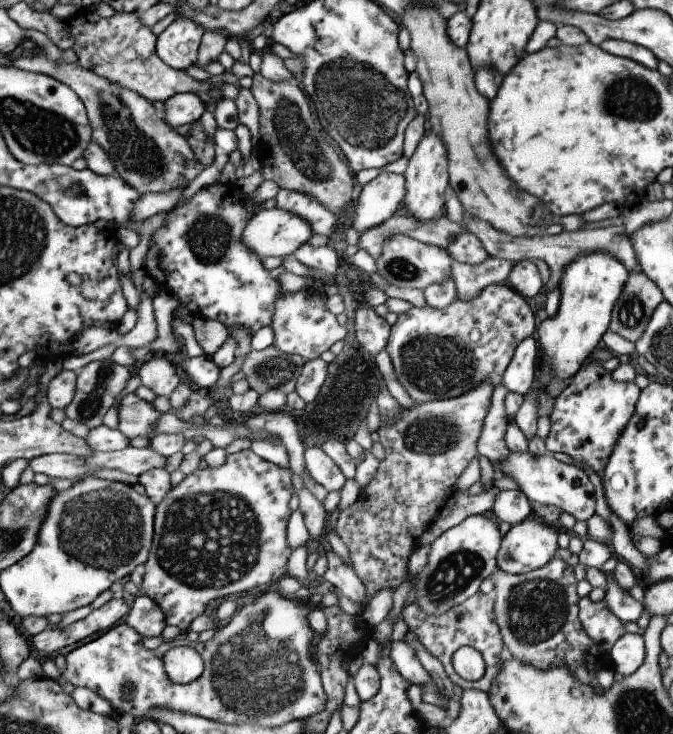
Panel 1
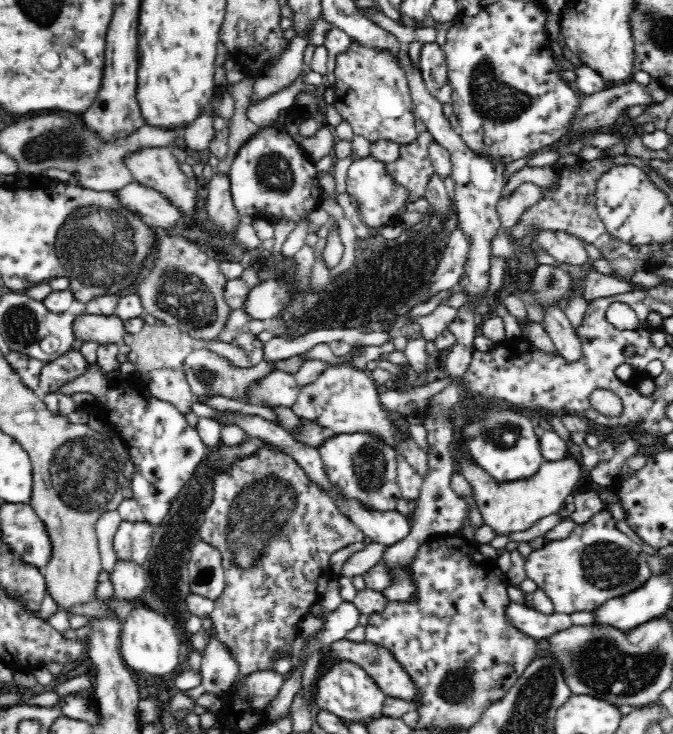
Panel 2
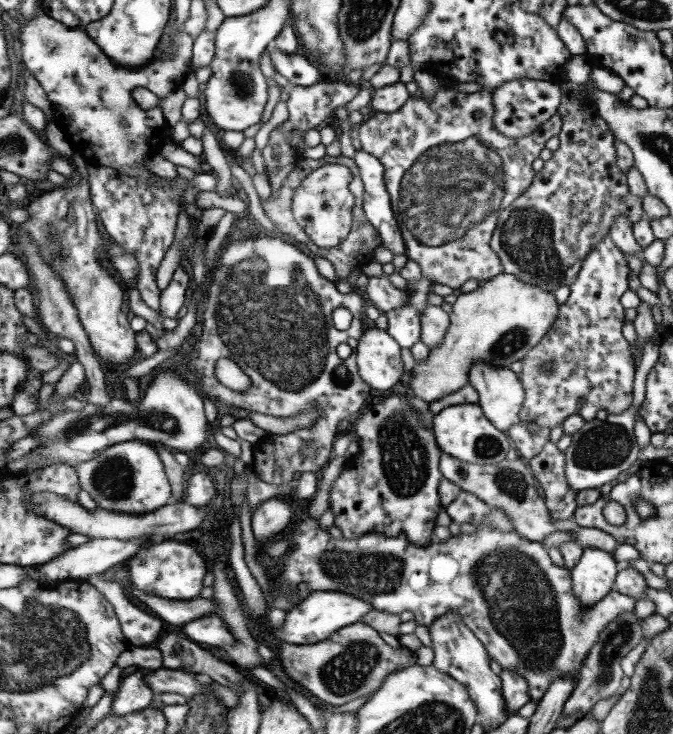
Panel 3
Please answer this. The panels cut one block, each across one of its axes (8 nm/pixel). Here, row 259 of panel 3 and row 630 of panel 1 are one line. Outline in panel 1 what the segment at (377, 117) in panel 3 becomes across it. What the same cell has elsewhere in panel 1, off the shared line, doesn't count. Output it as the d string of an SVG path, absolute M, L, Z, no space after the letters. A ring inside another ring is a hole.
M477 592L471 598L467 598L463 604L453 606L439 616L431 616L431 614L427 616L427 612L423 612L423 608L417 602L411 602L409 606L405 606L401 610L401 620L409 628L407 632L413 632L415 640L421 642L423 648L443 664L445 674L451 678L453 686L459 686L463 692L465 690L479 690L479 692L485 692L485 694L489 692L495 678L499 676L499 670L501 670L501 664L503 664L503 658L505 658L503 656L505 646L503 646L499 626L495 622L495 614L493 614L493 596ZM457 648L475 648L477 652L481 652L481 656L485 660L485 674L477 682L467 682L461 676L457 676L457 672L453 670L451 656Z

